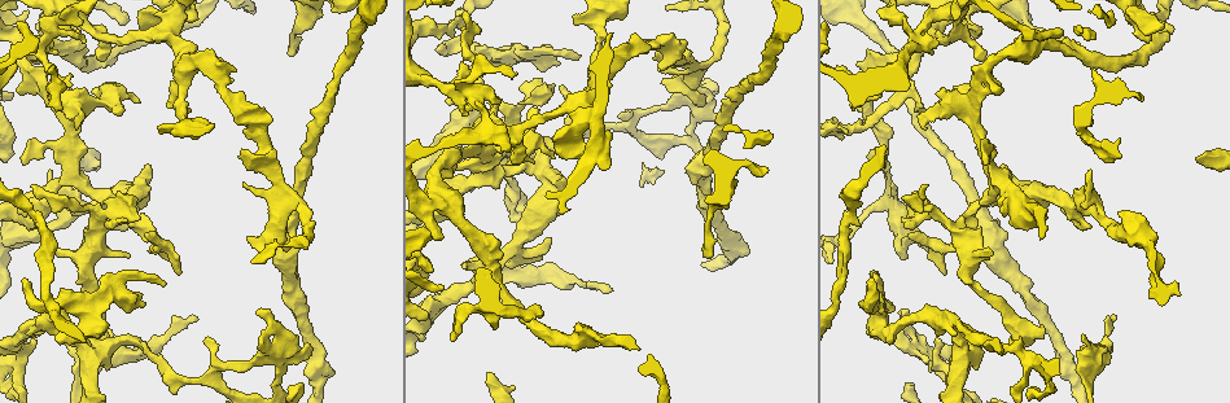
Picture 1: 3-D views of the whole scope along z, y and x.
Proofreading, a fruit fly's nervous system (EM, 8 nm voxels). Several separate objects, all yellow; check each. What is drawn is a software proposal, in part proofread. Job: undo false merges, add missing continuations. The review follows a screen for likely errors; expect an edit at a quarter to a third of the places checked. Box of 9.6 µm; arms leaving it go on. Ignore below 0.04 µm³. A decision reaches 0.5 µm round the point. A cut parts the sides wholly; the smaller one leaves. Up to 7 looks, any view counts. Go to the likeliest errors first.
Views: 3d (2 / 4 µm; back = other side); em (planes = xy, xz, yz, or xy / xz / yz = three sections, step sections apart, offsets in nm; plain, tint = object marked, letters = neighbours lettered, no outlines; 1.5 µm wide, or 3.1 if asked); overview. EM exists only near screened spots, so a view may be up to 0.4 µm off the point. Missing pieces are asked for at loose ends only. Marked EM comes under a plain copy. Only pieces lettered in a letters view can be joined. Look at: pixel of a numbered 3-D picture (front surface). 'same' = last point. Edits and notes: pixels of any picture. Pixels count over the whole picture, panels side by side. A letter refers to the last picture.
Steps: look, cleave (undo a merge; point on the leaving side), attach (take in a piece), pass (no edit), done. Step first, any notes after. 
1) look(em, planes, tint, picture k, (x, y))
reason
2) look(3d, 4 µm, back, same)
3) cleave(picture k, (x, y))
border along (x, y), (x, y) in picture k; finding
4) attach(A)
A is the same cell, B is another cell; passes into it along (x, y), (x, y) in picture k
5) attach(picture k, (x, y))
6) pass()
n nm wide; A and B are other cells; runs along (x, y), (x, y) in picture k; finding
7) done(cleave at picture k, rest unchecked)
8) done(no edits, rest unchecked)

look(3d, 2 µm, picture 1, (197, 317))
free end

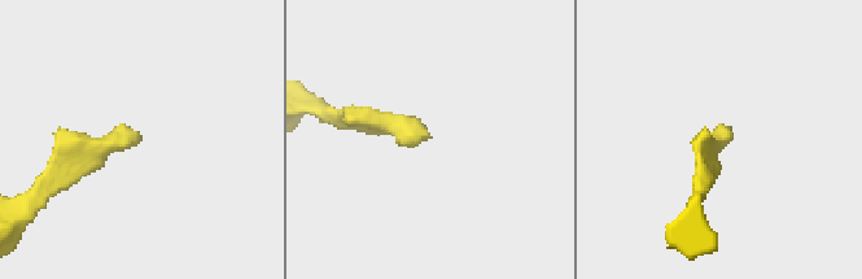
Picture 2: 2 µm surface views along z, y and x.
look(em, planes, letters, picture 2, (716, 137))
shape alone is not enough

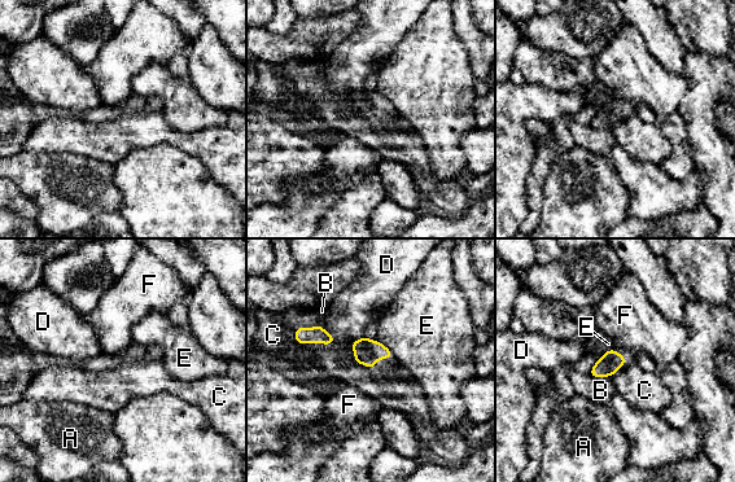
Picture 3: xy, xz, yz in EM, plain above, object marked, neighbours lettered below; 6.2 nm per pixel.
pass()
D touches over 180 nm; A, B, C, D, E and F are other cells; no lettered piece goes on from it

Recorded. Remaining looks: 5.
look(3d, 2 µm, picture 1, (924, 185))
an open end

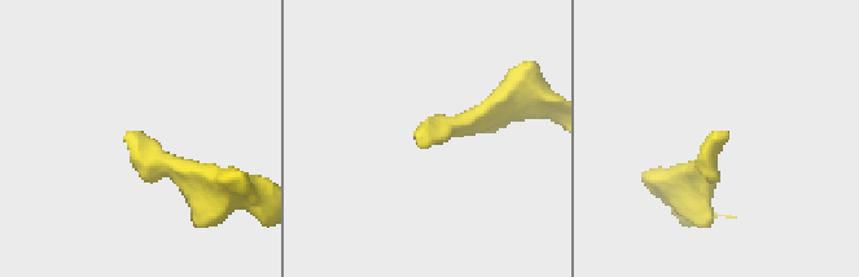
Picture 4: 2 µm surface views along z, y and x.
look(em, yz, step 4, letters, picture 4, (418, 135))
now the EM

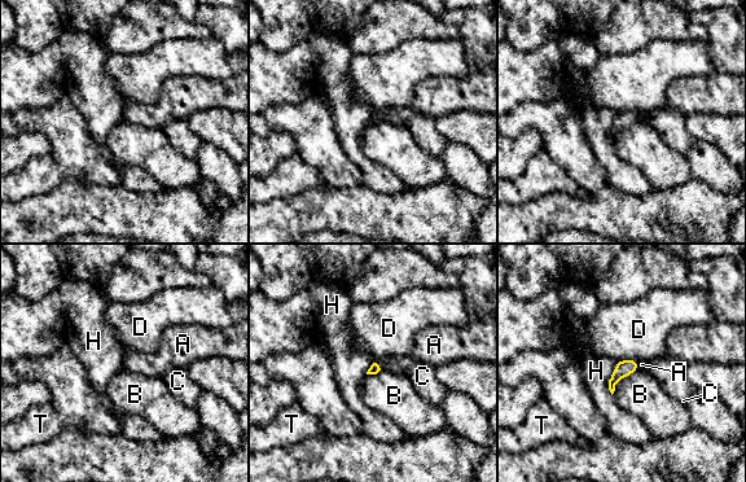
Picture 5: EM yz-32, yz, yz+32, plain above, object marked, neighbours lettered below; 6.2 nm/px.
look(em, planes, letters, same)

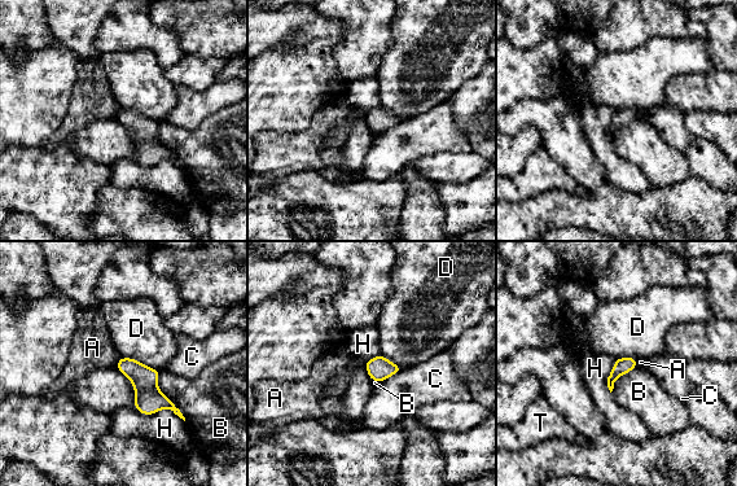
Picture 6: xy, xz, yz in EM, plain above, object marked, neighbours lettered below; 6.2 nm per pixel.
pass()
110 nm wide; A, B, C, D, H and T are other cells; border along (364, 367), (371, 380) in picture 6; none of them fits

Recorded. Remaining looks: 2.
look(3d, 4 µm, picture 1, (49, 104))
free end

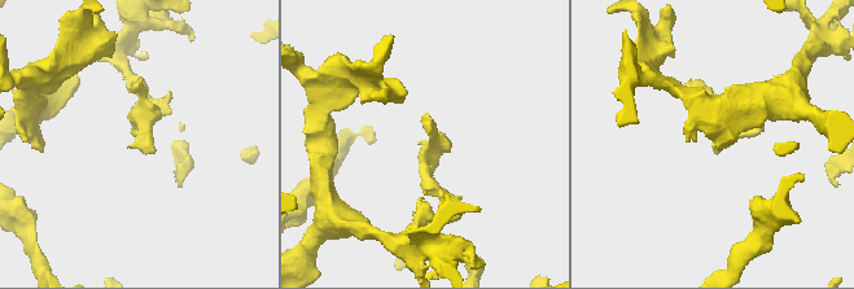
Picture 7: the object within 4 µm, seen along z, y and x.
look(em, yz, step 4, letters, picture 7, (134, 146))
need the tissue

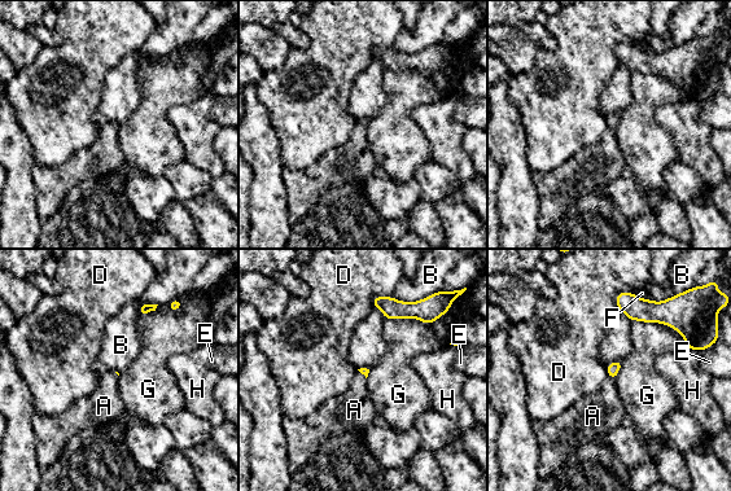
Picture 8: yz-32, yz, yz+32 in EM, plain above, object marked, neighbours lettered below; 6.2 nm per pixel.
attach(A)
G touches over 380 nm; A is the same cell, B, D, E, F, G and H are other cells; it goes on there

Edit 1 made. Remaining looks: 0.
done(attach at picture 8, rest unchecked)

